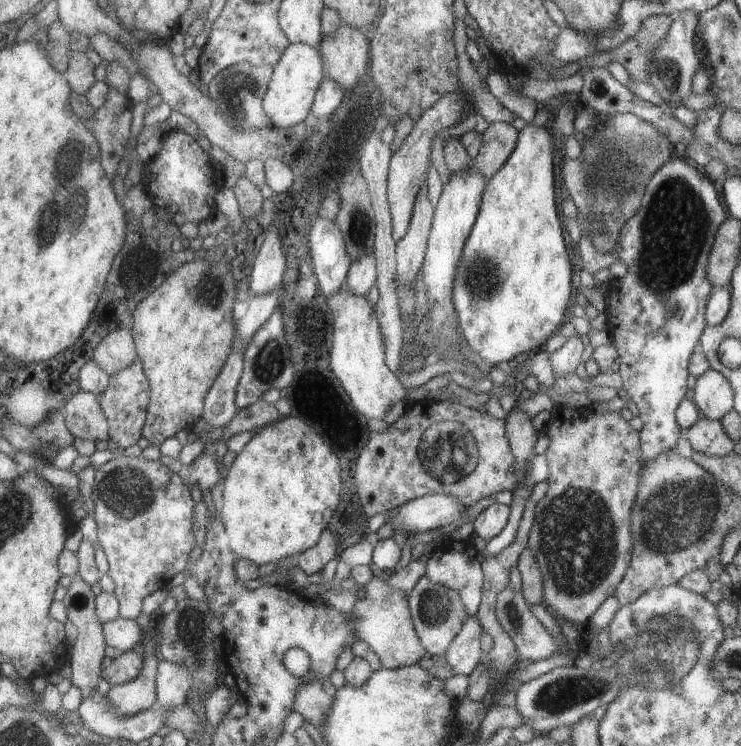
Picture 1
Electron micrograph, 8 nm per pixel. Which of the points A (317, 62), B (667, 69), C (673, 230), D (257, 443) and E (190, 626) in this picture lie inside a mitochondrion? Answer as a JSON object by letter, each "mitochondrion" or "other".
{"A":"other","B":"mitochondrion","C":"mitochondrion","D":"other","E":"mitochondrion"}

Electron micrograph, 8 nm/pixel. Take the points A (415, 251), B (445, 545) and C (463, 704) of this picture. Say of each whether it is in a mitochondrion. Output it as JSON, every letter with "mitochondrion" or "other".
{"A":"other","B":"other","C":"other"}

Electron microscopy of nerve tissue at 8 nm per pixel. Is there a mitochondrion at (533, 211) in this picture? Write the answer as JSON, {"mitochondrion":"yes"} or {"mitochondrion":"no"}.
{"mitochondrion":"no"}

